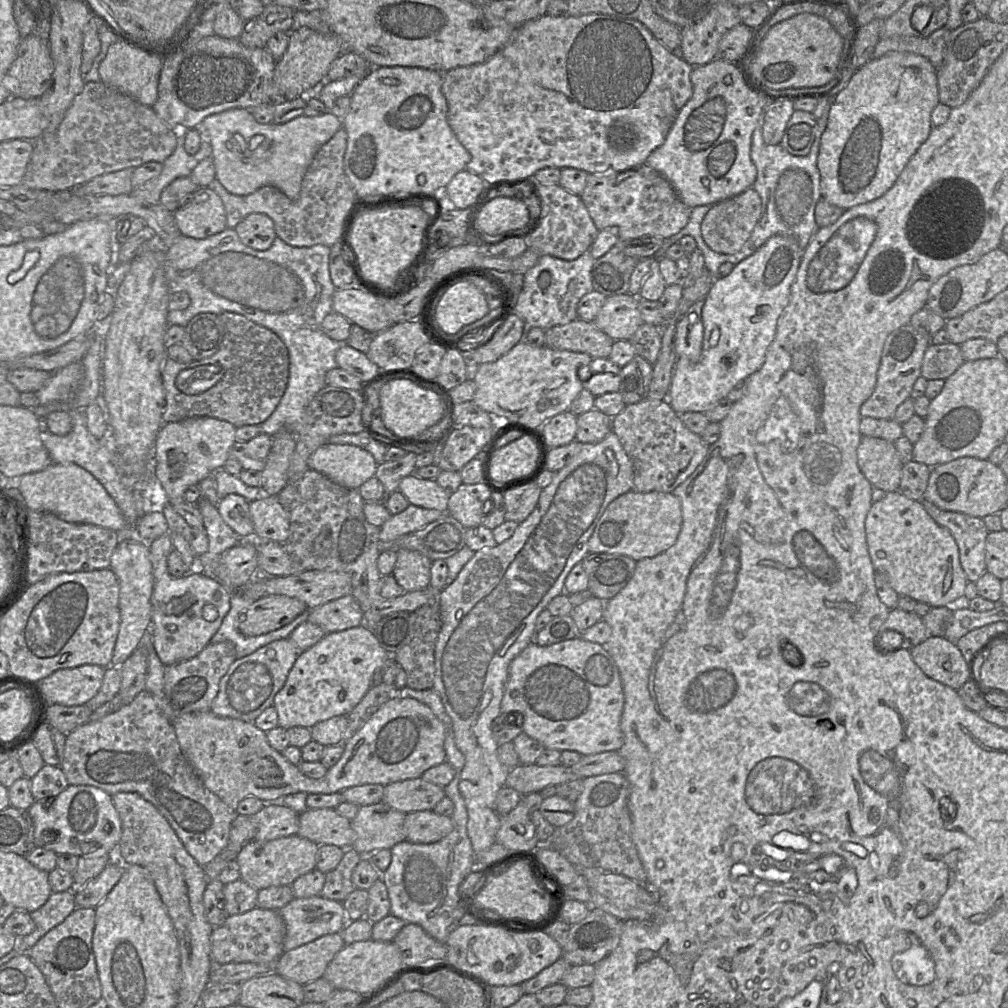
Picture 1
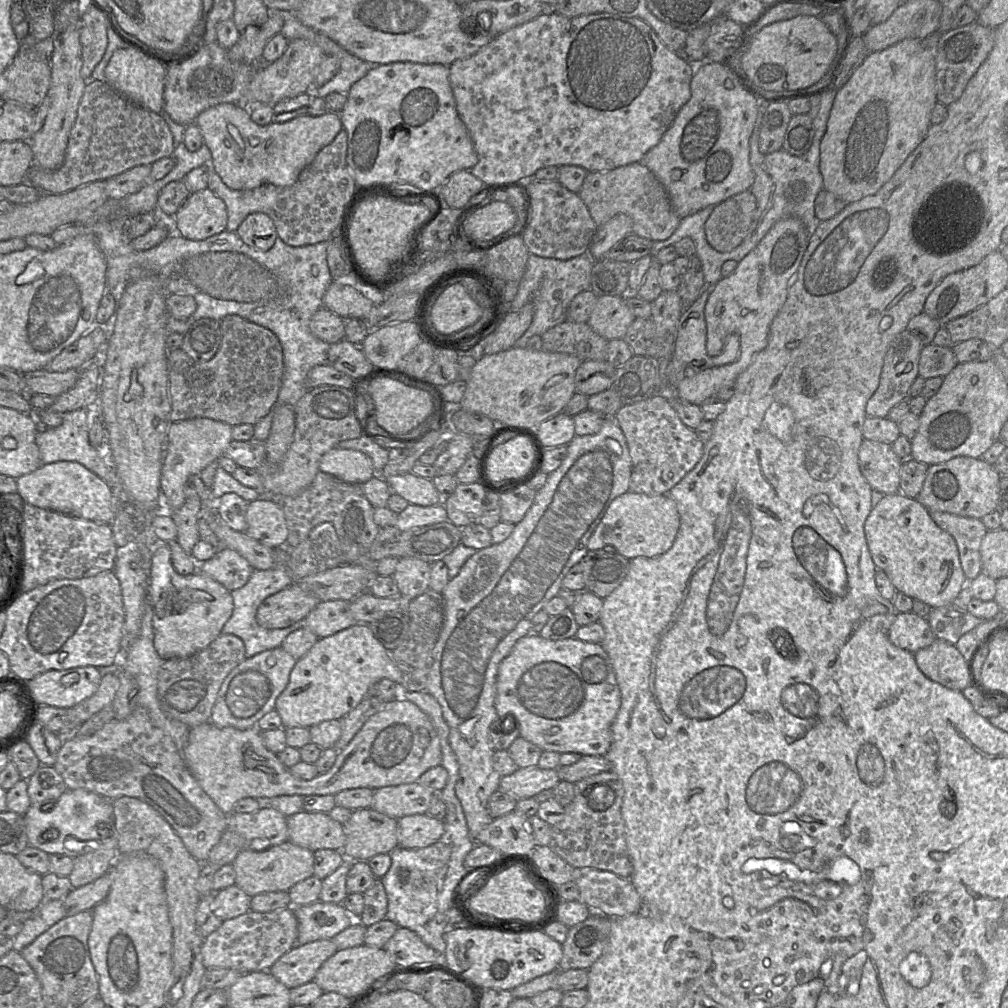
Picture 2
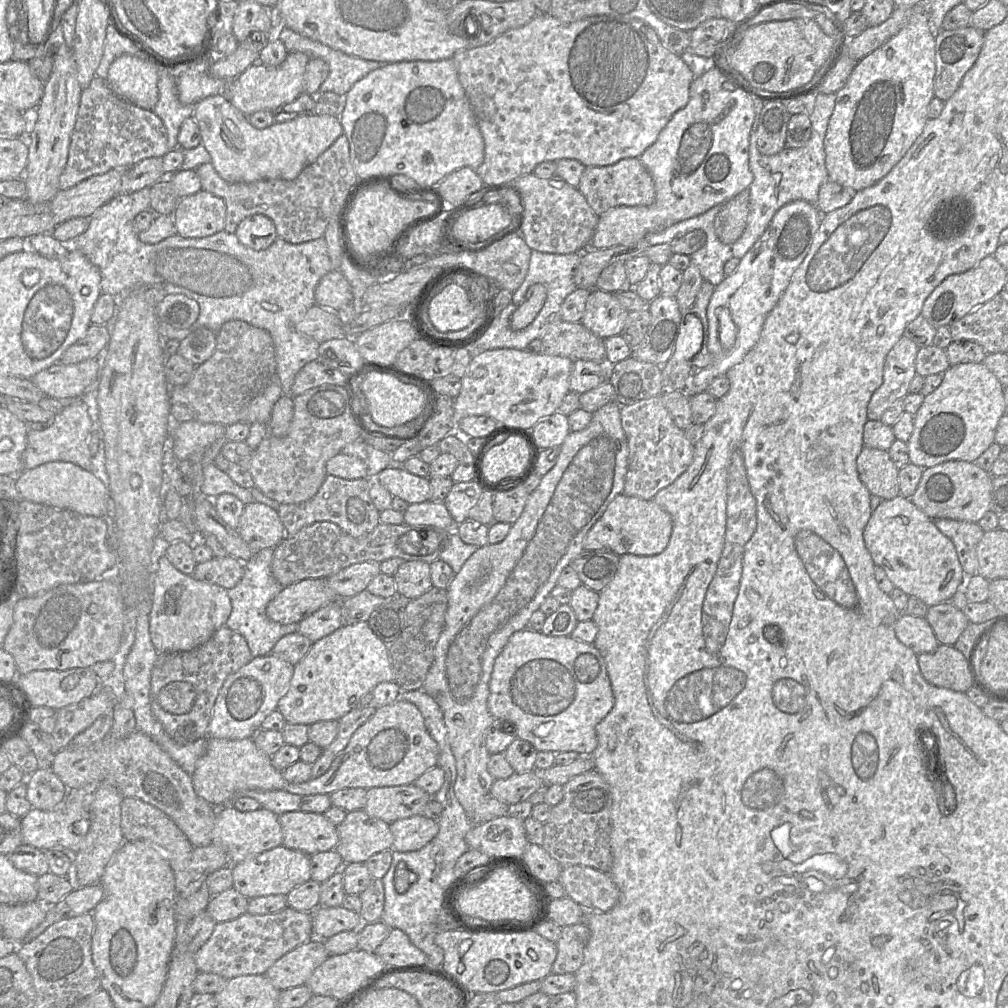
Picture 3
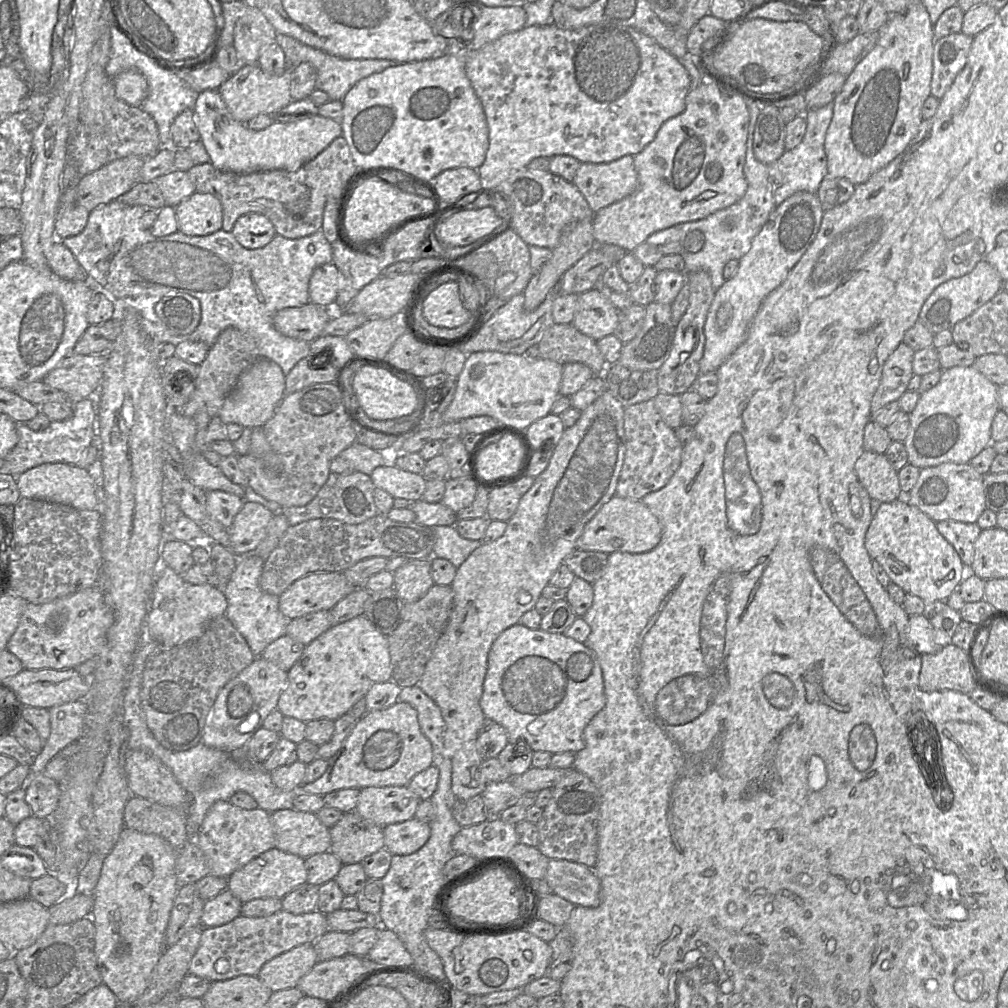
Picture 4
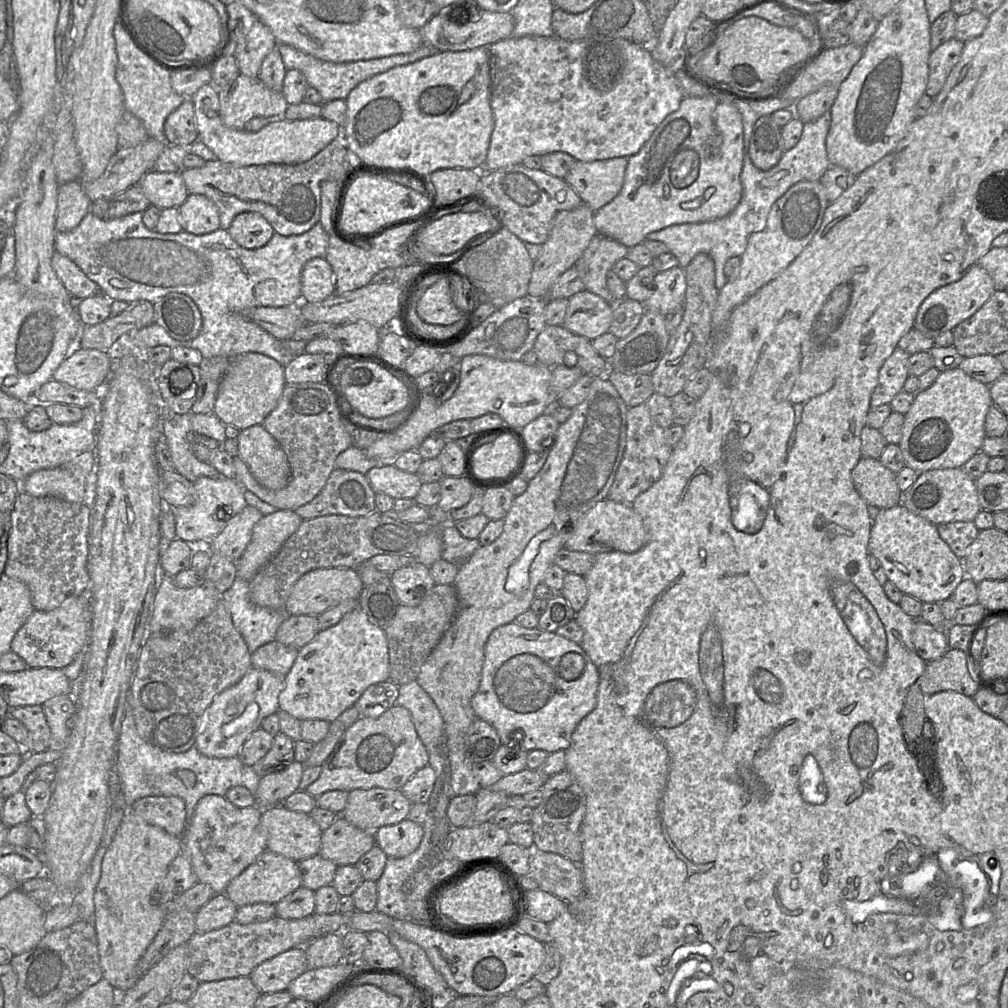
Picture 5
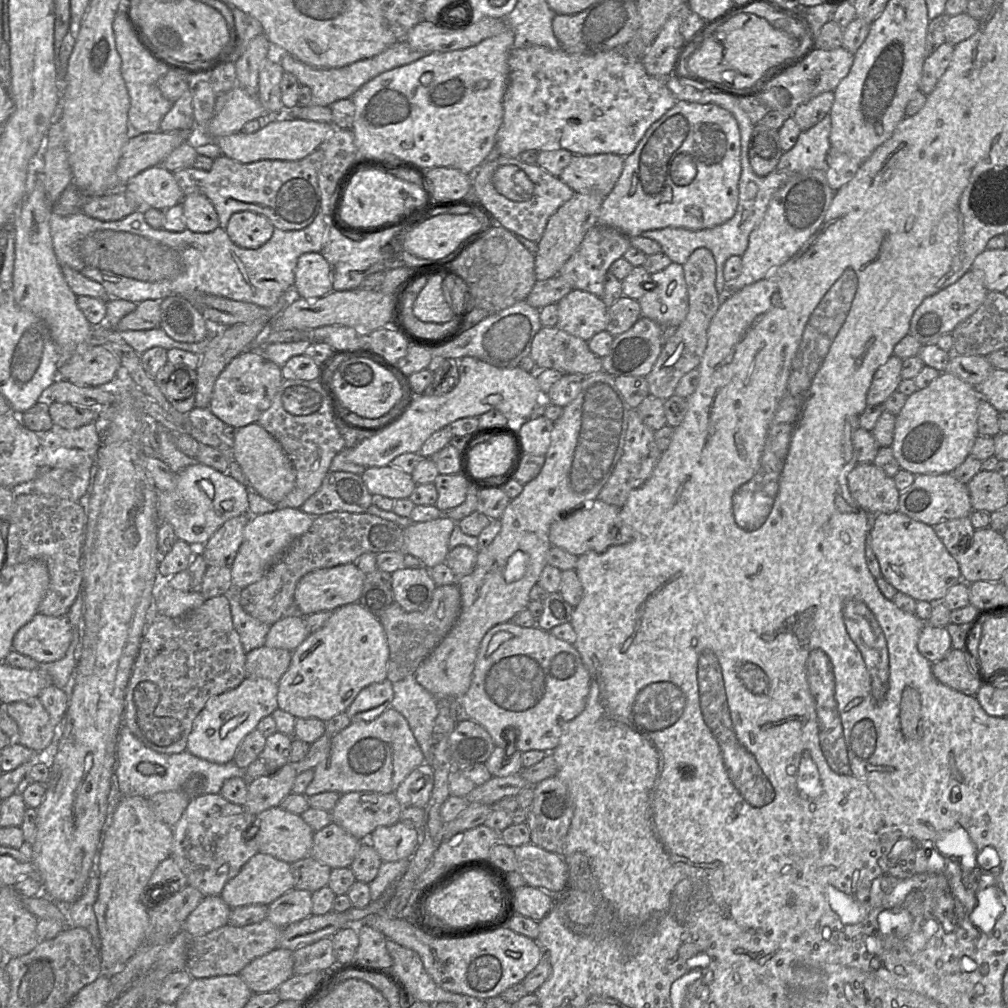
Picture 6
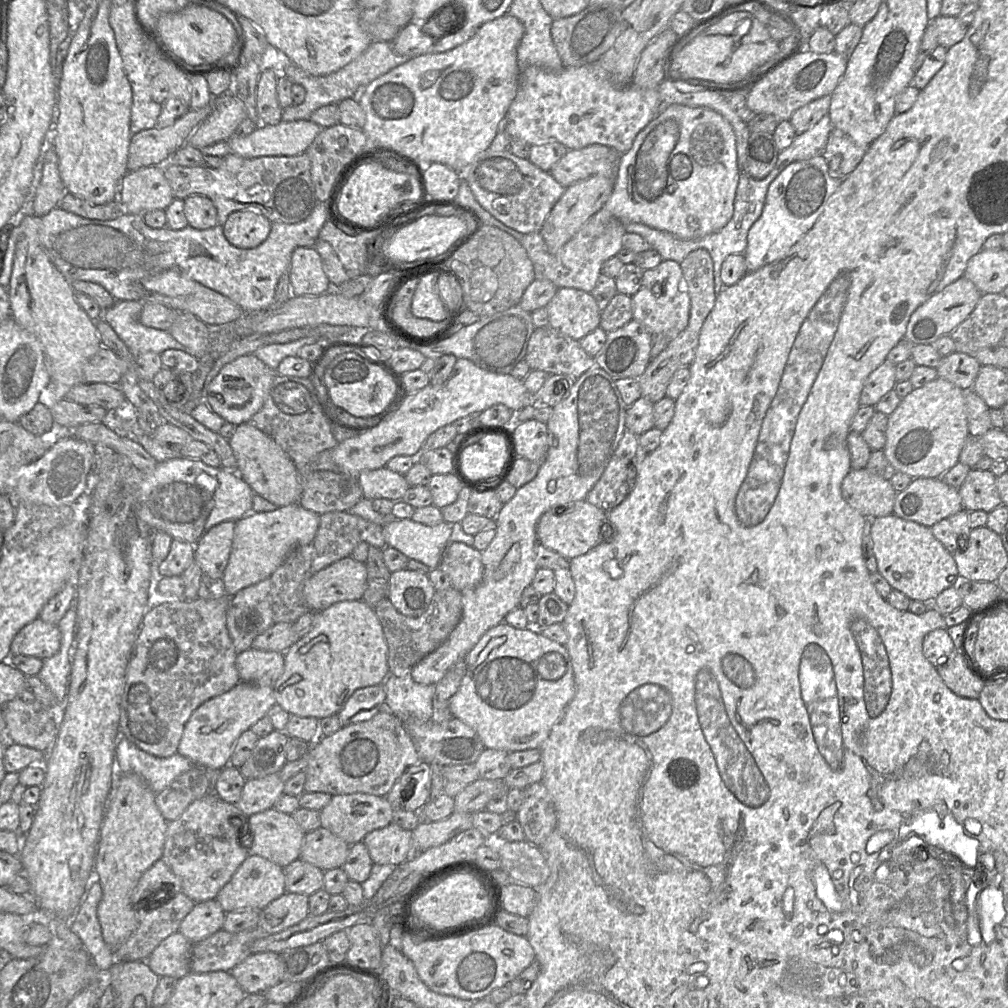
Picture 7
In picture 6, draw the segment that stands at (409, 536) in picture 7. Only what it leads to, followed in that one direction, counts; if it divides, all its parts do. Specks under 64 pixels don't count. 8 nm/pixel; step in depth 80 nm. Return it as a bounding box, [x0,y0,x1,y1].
[404,514,455,569]

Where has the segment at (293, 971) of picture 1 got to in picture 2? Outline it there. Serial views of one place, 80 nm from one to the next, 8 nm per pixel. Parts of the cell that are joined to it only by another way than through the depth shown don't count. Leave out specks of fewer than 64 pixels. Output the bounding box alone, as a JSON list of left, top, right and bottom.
[269,939,338,989]

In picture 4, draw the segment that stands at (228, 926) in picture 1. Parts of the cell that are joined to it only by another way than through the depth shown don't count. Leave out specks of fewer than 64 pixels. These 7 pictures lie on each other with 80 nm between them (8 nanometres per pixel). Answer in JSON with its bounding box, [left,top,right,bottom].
[188,910,327,982]

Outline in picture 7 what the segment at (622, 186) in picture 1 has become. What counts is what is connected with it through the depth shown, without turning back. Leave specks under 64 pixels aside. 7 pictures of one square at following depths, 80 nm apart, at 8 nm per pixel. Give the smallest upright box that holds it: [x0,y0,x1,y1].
[549,144,620,188]

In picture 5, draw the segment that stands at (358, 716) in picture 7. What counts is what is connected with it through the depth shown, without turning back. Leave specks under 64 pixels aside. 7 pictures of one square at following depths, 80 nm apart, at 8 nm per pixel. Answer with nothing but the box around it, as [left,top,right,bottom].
[354,680,399,718]

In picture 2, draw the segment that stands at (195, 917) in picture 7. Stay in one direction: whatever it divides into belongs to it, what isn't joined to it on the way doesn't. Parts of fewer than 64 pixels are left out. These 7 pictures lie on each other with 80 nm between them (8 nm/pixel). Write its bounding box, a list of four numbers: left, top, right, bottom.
[213,884,251,921]

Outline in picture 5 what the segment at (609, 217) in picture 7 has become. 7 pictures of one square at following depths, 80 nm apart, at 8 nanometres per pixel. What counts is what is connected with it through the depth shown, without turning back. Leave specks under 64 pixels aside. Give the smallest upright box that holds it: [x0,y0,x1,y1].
[579,233,628,305]

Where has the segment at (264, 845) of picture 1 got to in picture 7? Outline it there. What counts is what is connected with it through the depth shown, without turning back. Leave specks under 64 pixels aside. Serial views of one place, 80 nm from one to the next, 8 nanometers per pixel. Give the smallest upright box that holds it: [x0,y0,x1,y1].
[215,855,285,913]

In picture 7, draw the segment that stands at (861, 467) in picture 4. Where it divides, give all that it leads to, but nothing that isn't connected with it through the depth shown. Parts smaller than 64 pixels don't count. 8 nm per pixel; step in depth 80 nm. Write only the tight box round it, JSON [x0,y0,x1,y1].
[841,468,898,519]

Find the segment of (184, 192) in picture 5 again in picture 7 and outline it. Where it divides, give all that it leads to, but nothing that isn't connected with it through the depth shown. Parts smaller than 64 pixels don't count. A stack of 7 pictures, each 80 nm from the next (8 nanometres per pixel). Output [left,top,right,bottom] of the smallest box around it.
[117,166,174,215]

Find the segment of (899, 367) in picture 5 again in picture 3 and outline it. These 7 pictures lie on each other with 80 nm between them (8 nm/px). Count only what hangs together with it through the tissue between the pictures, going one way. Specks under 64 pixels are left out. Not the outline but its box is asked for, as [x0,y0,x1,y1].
[867,336,919,420]

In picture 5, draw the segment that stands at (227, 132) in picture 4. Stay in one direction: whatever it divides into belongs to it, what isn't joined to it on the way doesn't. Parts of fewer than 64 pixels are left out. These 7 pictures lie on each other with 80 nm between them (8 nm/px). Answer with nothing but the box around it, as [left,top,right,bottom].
[191,84,342,165]

